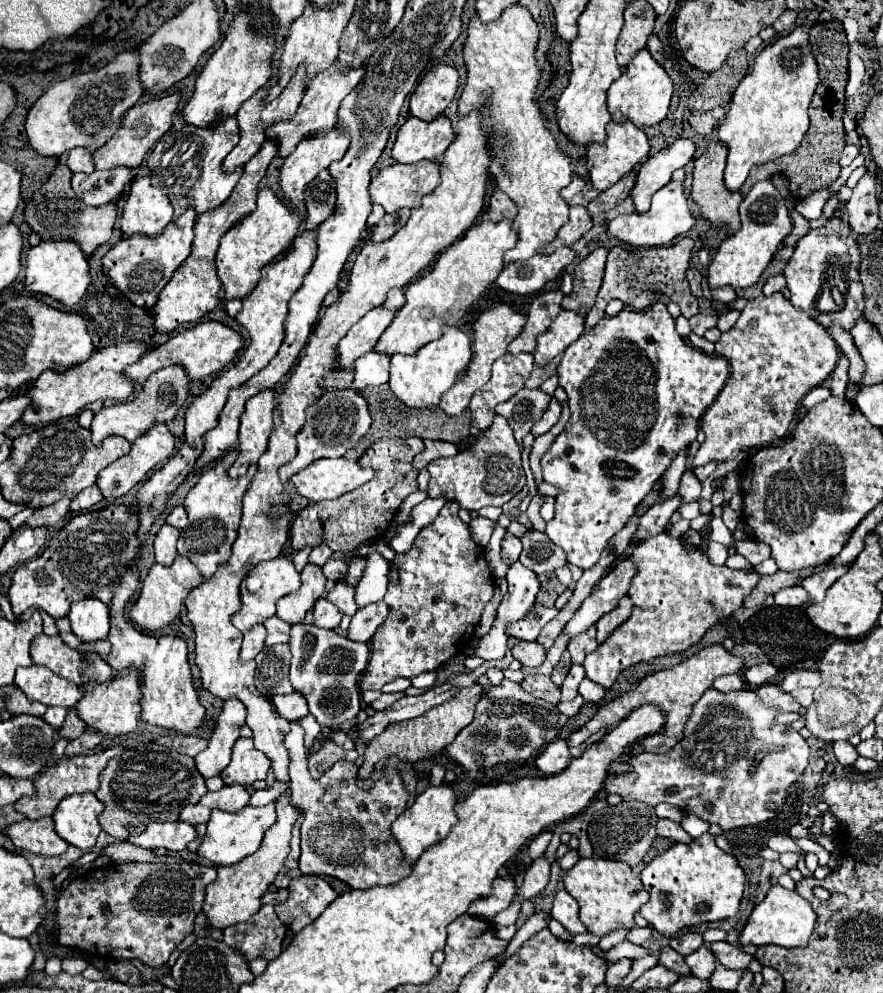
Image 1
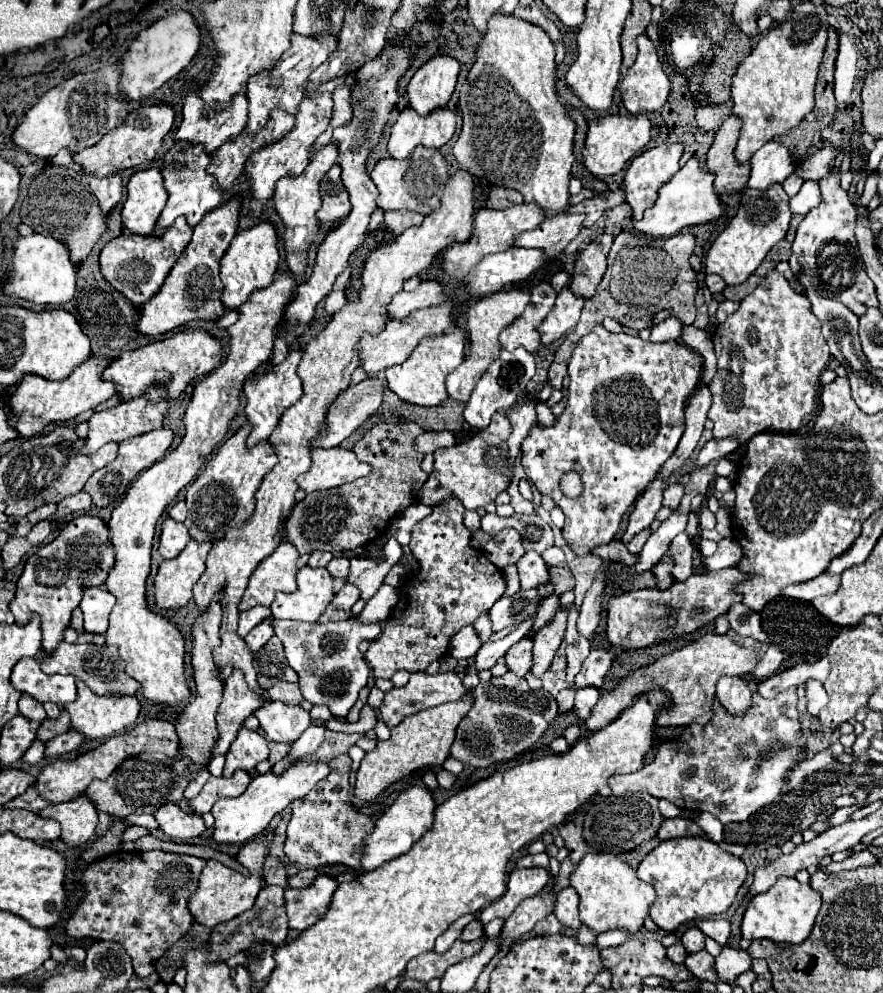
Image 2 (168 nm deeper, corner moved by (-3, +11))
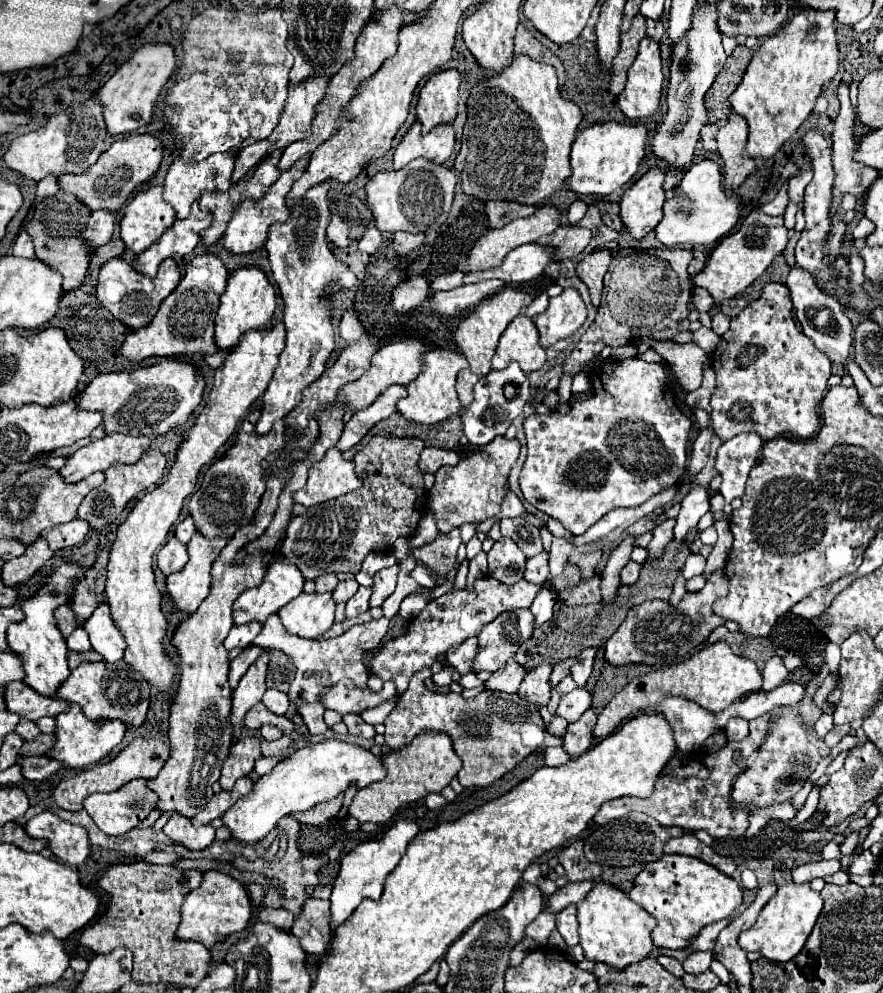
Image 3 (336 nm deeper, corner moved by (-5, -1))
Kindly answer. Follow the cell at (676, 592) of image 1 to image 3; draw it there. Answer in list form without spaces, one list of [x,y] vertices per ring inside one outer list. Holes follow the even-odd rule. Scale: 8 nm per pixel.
[[[580,686],[562,696],[556,714],[566,718],[568,722],[576,722],[590,706],[592,706],[592,692],[586,686]]]

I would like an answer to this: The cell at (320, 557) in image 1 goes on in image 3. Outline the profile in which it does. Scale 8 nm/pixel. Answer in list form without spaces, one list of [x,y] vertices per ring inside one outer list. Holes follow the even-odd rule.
[[[322,574],[314,582],[316,582],[316,592],[318,594],[324,594],[324,592],[332,592],[336,588],[338,578],[334,574]]]

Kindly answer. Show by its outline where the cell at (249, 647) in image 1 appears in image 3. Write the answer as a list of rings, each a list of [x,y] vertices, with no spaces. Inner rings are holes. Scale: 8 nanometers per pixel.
[[[250,622],[250,624],[244,624],[244,626],[236,626],[234,624],[234,628],[230,630],[230,634],[224,640],[226,650],[246,648],[248,644],[254,642],[254,638],[260,634],[260,630],[262,630],[262,624],[260,622]]]

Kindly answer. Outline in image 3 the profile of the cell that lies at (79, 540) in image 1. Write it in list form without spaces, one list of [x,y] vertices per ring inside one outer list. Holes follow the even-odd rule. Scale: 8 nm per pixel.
[[[68,562],[68,564],[54,568],[54,572],[48,576],[48,582],[44,586],[40,586],[38,592],[32,598],[28,598],[20,604],[26,618],[22,622],[14,622],[14,624],[8,626],[8,632],[6,632],[8,646],[10,646],[10,650],[14,650],[22,656],[22,662],[26,666],[24,682],[44,696],[56,696],[58,686],[70,674],[68,664],[66,664],[66,654],[68,654],[66,638],[62,636],[62,632],[56,624],[54,612],[58,610],[58,606],[70,602],[76,584],[86,576],[88,570],[90,568],[80,566],[76,562]]]

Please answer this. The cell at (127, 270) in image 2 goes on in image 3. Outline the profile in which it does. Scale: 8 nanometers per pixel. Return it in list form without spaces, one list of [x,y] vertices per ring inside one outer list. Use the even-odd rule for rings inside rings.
[[[118,256],[118,258],[110,258],[110,262],[102,264],[100,276],[98,276],[98,286],[96,286],[96,296],[114,314],[114,318],[124,322],[128,328],[138,330],[152,320],[160,302],[178,286],[180,278],[182,278],[180,268],[174,258],[166,258],[166,262],[162,262],[162,266],[158,268],[158,274],[152,280],[144,274],[138,274],[134,270],[134,262],[126,260],[124,256]]]

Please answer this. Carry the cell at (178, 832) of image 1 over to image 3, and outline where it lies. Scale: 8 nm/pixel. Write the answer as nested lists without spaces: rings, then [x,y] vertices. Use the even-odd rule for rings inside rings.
[[[180,814],[172,816],[162,830],[170,840],[182,844],[186,850],[192,850],[192,852],[204,850],[214,842],[214,828],[212,826],[194,828],[190,824],[190,820]]]

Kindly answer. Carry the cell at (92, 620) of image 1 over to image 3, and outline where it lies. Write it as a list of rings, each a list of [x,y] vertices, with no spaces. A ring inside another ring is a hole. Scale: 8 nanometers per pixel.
[[[104,602],[100,604],[92,616],[88,618],[88,622],[84,624],[84,630],[90,636],[92,648],[104,656],[106,662],[118,662],[124,656],[124,648],[126,642],[120,636],[118,628],[114,626],[112,618],[110,618],[110,606]]]

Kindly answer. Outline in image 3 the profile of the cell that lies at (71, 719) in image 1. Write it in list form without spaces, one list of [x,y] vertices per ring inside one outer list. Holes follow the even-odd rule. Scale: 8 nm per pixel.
[[[38,734],[38,738],[24,742],[20,756],[42,756],[48,754],[54,748],[56,742],[56,734]]]

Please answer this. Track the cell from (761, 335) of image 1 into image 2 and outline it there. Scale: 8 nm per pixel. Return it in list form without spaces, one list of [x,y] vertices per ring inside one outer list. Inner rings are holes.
[[[766,272],[756,290],[740,302],[740,308],[726,322],[718,324],[714,332],[714,352],[718,366],[710,382],[712,406],[708,410],[708,418],[714,422],[714,438],[738,434],[736,438],[740,438],[740,442],[748,442],[760,432],[796,432],[804,416],[816,410],[816,388],[830,360],[830,350],[822,338],[820,320],[808,310],[808,298],[796,294],[780,272]]]

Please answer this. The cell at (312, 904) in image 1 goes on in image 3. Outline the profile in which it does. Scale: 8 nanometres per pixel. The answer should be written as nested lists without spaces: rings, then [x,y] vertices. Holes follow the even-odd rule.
[[[308,898],[298,914],[292,934],[308,954],[322,954],[330,942],[330,902]]]

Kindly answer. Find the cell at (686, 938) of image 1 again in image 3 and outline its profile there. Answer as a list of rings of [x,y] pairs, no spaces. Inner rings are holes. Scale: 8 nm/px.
[[[694,952],[684,960],[684,970],[690,974],[706,972],[712,962],[712,952]]]

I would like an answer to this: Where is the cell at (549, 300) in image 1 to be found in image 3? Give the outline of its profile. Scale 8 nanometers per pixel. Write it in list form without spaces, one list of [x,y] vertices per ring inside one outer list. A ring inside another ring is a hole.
[[[524,314],[516,316],[504,330],[492,358],[492,368],[500,370],[512,360],[516,360],[524,372],[540,370],[546,362],[546,350],[538,344],[538,328],[534,320]]]

